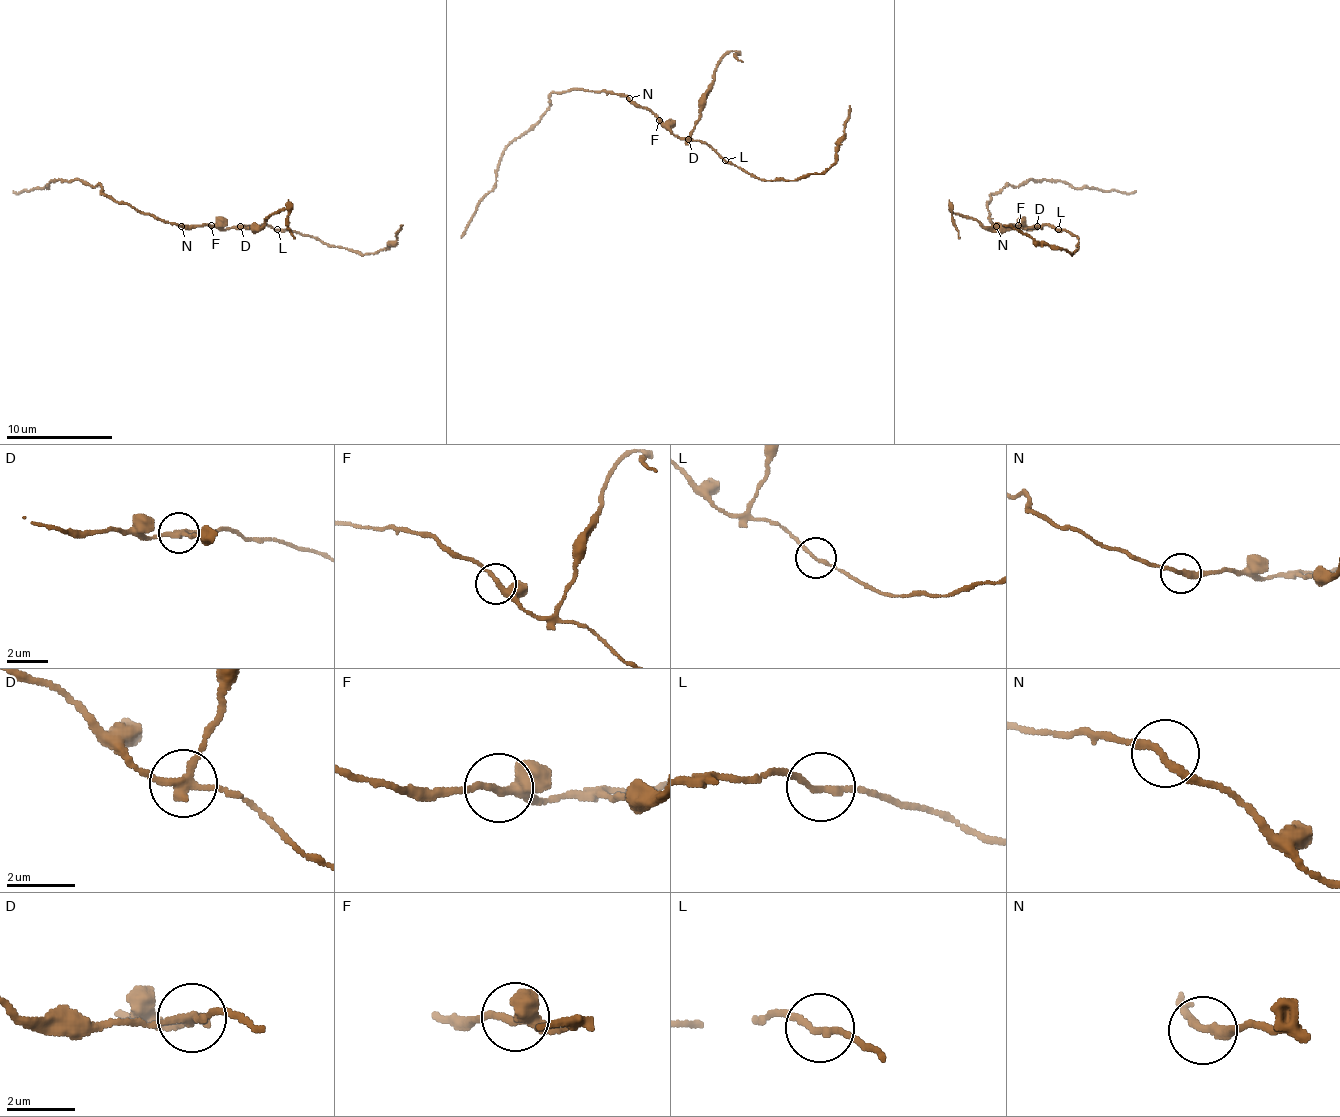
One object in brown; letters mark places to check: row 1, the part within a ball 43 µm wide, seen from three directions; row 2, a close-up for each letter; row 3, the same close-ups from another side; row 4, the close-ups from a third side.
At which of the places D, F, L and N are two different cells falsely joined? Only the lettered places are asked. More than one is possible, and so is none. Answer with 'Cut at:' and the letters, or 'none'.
Cut at: D

